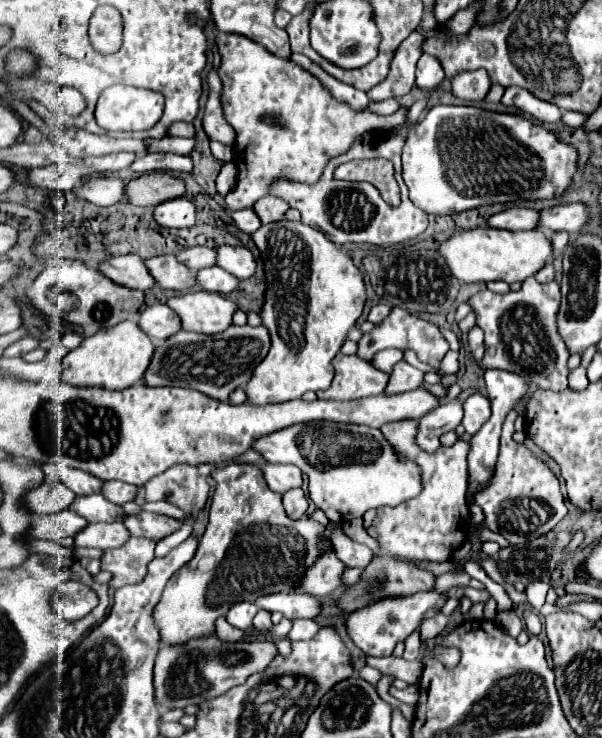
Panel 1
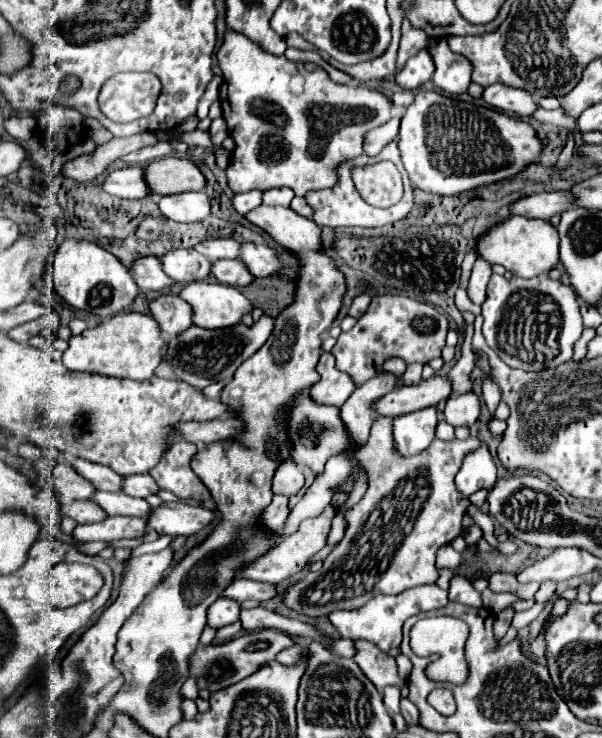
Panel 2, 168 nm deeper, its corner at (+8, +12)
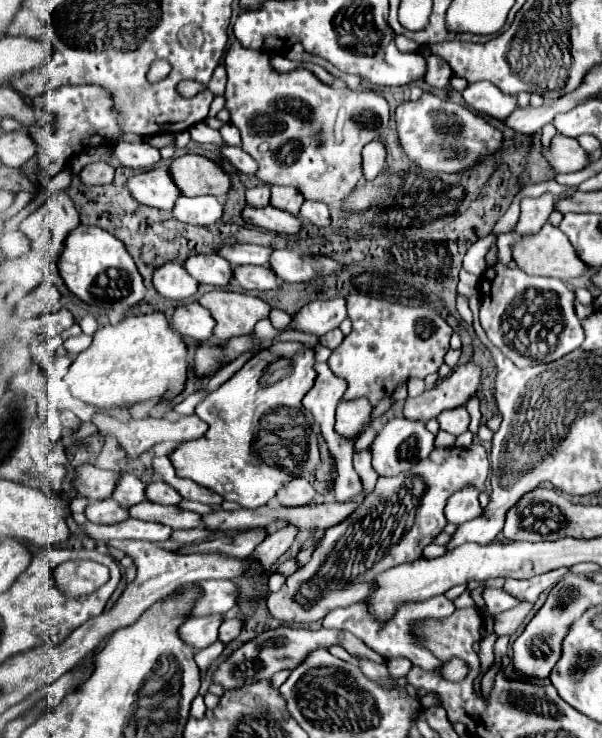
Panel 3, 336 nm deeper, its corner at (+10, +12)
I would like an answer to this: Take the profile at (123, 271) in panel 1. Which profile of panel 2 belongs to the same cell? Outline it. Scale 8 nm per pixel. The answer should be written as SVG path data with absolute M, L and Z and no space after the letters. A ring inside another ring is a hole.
M144 256L138 258L132 266L132 274L140 290L144 292L168 292L176 286L176 280L172 280L164 270L156 256Z

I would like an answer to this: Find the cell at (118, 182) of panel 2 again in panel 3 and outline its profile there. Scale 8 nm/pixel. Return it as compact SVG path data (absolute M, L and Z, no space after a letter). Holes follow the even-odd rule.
M156 166L148 172L136 174L126 180L126 188L132 198L144 206L154 206L160 210L170 210L174 200L180 196L176 184L172 184L166 166Z

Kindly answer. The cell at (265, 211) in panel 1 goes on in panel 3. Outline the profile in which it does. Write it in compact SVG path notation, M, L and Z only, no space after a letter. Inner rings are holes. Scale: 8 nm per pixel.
M278 186L278 188L272 188L270 204L276 206L276 208L280 208L280 210L298 214L302 202L304 202L304 196L302 196L296 188L290 188L290 186Z

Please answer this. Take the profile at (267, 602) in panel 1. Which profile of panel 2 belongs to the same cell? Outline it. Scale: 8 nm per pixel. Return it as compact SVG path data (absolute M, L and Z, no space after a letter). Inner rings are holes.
M234 578L222 590L222 598L230 598L230 600L236 600L236 602L244 602L244 600L264 602L264 600L270 600L274 596L276 596L274 584L264 584L264 582L244 580L244 578Z

